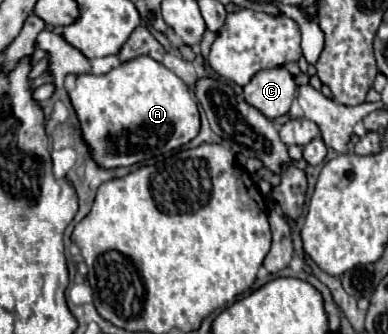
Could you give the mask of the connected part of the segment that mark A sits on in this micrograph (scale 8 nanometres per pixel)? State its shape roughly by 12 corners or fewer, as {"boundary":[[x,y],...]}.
{"boundary":[[139,56],[69,92],[99,168],[199,134],[189,86]]}

